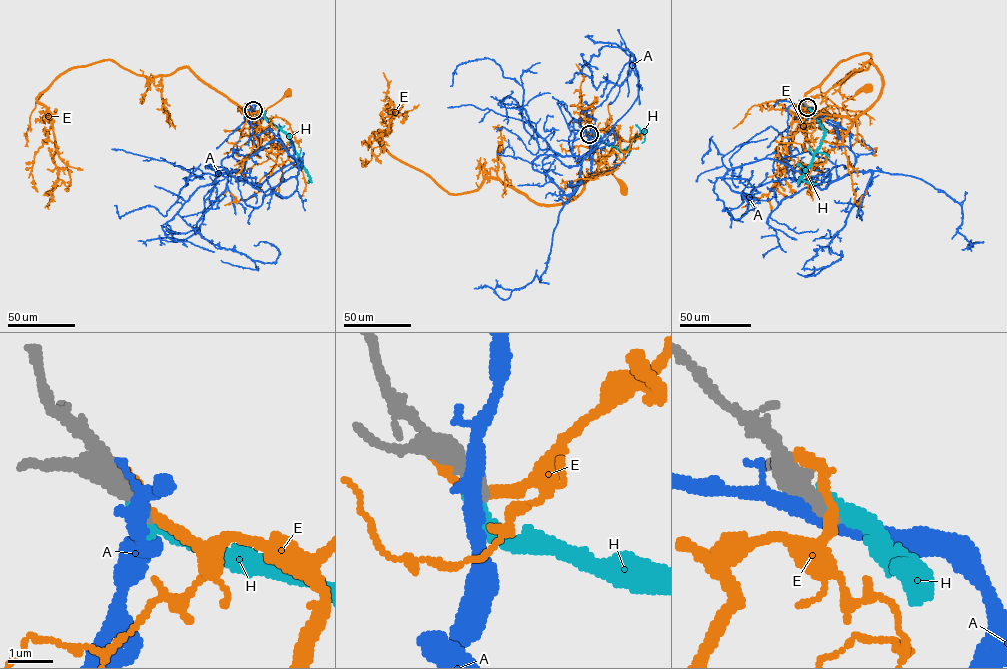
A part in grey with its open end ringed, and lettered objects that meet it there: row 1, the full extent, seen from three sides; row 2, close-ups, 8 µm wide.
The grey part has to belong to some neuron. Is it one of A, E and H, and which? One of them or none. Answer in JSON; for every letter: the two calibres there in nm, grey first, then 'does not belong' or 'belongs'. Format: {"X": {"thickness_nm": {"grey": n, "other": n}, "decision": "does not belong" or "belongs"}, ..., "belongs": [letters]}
{"A": {"thickness_nm": {"grey": 460, "other": 320}, "decision": "does not belong"}, "E": {"thickness_nm": {"grey": 600, "other": 280}, "decision": "does not belong"}, "H": {"thickness_nm": {"grey": 400, "other": 280}, "decision": "belongs"}, "belongs": ["H"]}

